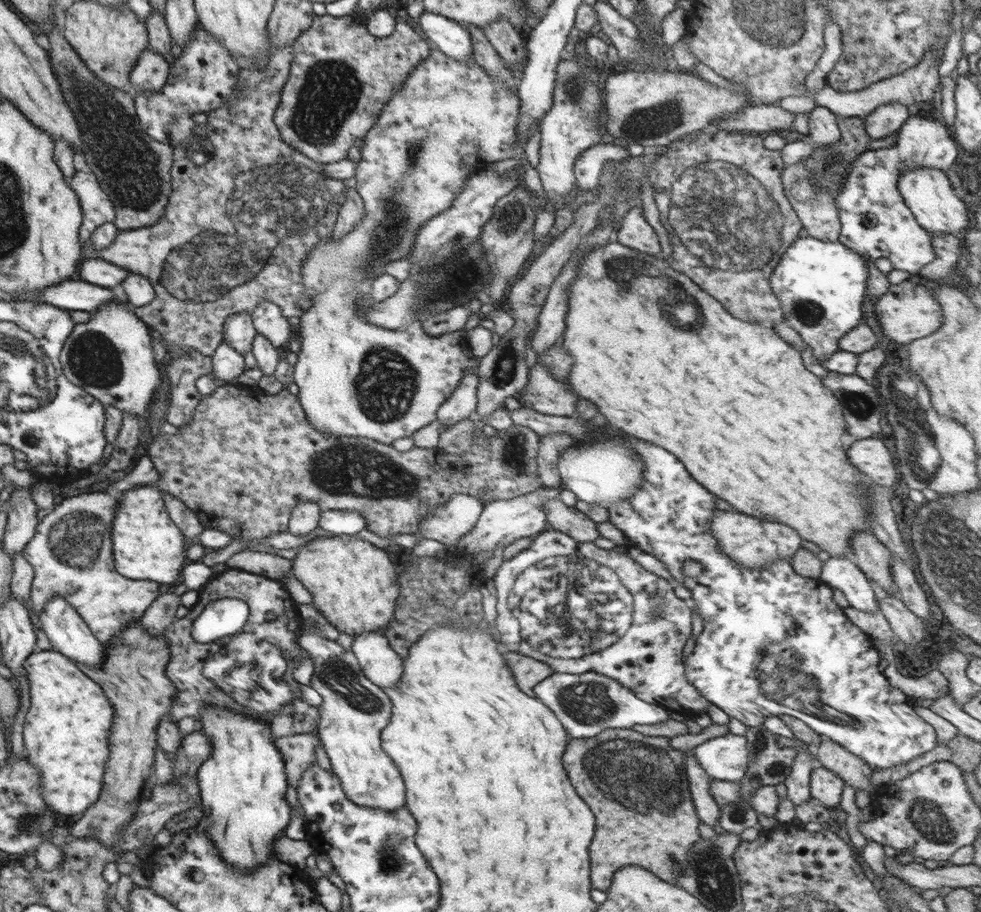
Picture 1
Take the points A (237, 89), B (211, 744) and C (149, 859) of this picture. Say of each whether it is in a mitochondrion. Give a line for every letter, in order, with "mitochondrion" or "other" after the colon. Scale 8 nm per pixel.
A: other
B: other
C: other

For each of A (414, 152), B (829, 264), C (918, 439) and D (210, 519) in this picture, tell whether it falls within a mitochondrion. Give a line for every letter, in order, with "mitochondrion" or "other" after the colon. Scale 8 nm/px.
A: mitochondrion
B: other
C: mitochondrion
D: other

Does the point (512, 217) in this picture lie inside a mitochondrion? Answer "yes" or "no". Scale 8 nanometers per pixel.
yes

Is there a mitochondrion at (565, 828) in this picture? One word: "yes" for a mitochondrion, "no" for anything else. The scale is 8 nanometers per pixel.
no

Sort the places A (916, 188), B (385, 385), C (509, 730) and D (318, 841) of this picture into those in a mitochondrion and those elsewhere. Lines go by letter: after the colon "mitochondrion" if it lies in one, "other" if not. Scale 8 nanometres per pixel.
A: other
B: mitochondrion
C: other
D: other

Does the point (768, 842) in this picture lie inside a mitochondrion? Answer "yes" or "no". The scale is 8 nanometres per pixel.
no

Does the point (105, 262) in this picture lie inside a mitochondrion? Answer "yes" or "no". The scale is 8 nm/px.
no

